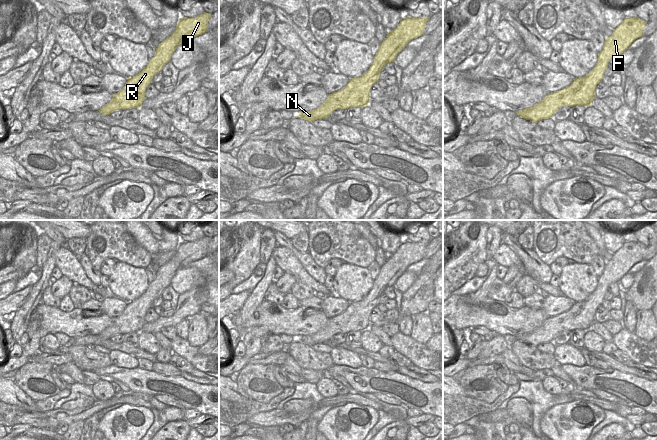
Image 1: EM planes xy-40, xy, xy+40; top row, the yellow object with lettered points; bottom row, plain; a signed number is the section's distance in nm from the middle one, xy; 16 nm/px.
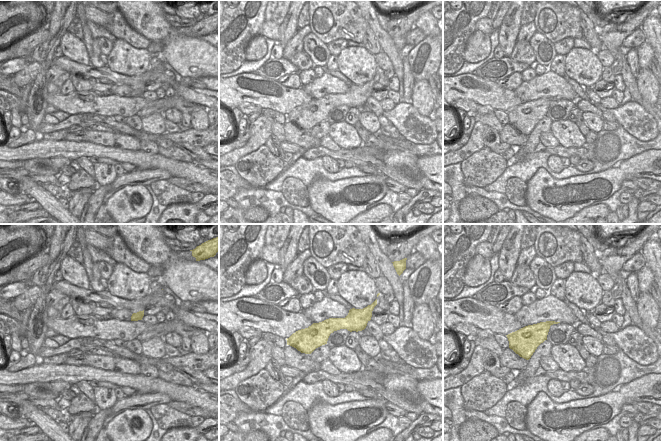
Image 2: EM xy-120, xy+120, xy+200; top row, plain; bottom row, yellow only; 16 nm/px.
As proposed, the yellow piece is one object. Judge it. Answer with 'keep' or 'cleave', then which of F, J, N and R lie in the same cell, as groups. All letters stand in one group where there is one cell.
keep | F J N R

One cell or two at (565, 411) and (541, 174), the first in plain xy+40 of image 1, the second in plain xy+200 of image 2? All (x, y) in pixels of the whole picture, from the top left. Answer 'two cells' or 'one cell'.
one cell

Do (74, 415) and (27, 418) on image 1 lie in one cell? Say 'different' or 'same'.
same

